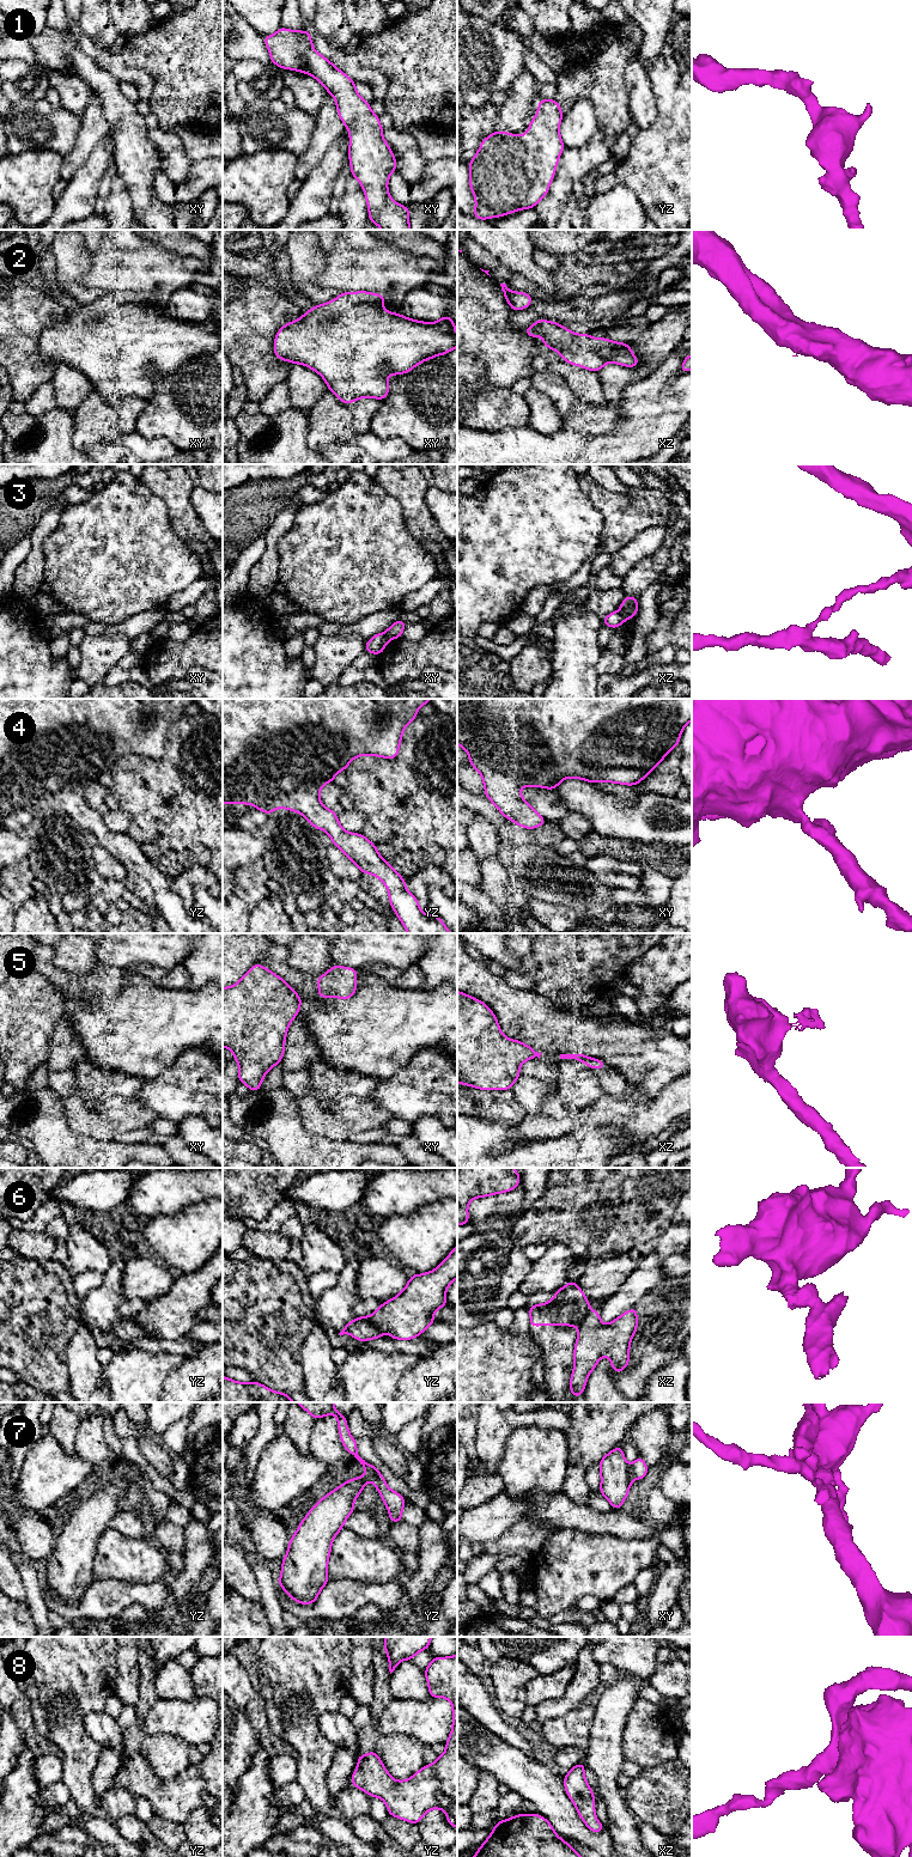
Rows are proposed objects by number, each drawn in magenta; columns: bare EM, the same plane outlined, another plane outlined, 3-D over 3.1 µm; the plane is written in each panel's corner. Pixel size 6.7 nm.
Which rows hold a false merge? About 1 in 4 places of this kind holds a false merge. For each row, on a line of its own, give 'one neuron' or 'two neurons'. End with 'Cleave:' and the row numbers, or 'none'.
1: one neuron
2: two neurons
3: two neurons
4: one neuron
5: two neurons
6: two neurons
7: two neurons
8: one neuron
Cleave: 2, 3, 5, 6, 7

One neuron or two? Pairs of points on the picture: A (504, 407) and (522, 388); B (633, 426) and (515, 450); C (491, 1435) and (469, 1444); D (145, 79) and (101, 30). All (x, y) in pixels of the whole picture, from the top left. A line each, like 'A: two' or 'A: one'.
A: two
B: one
C: two
D: two

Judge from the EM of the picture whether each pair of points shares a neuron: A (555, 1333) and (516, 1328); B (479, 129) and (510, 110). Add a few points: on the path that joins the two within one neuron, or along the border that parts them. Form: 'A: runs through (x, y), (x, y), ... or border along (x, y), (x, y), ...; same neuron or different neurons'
A: border along (527, 1309), (529, 1314), (529, 1334); different neurons
B: border along (500, 108), (494, 129); different neurons

